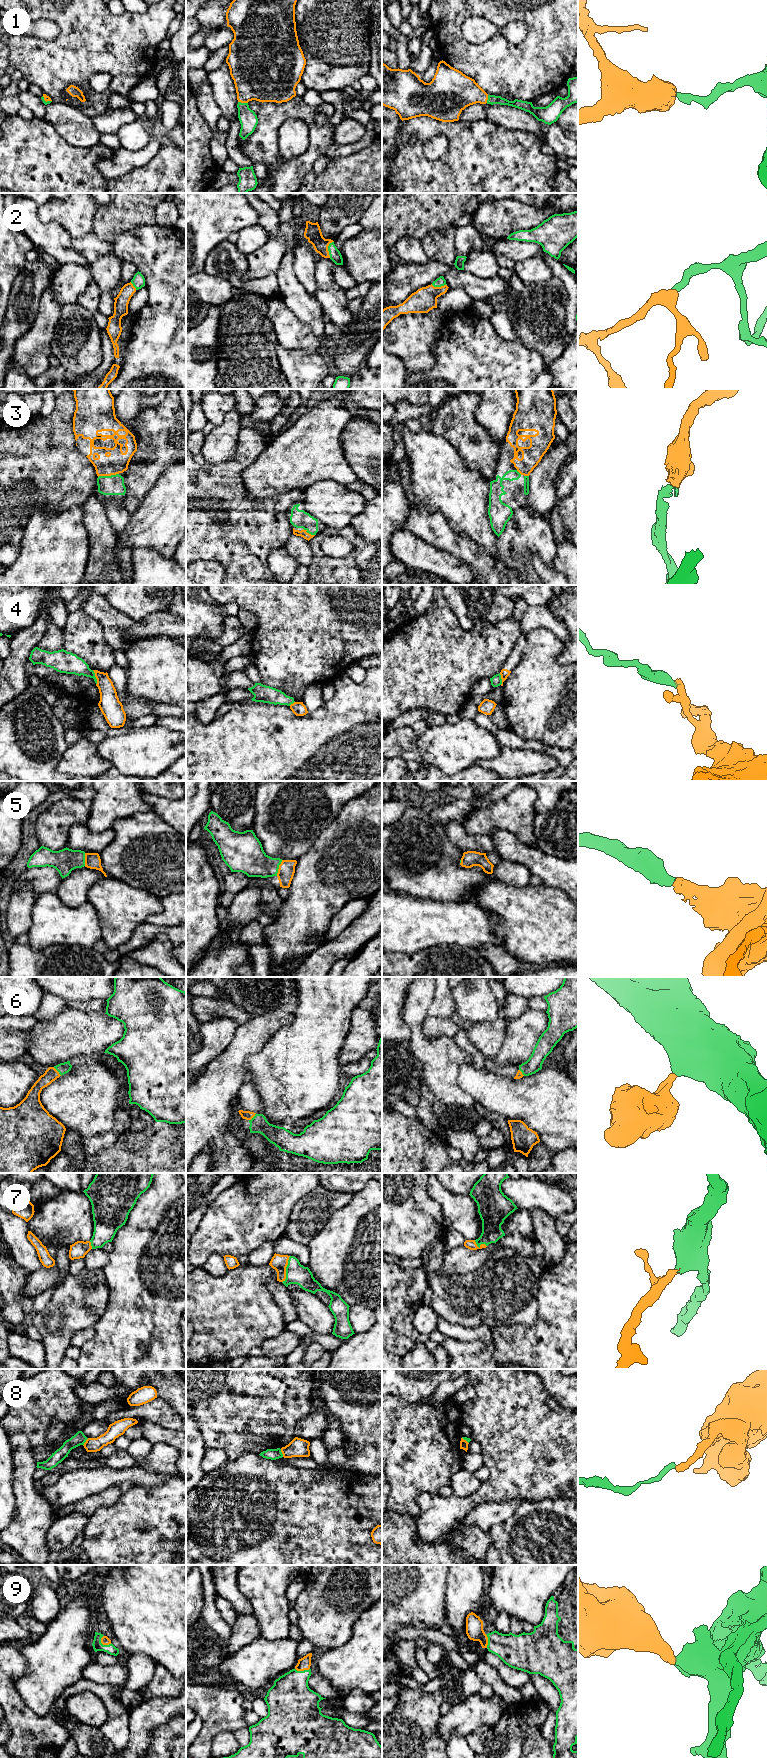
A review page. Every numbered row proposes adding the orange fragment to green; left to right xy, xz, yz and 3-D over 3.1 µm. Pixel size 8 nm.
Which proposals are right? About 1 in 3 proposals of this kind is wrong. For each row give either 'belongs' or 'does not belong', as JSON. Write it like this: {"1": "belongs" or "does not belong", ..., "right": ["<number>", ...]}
{"1": "belongs", "2": "belongs", "3": "belongs", "4": "does not belong", "5": "belongs", "6": "belongs", "7": "belongs", "8": "does not belong", "9": "belongs", "right": ["1", "2", "3", "5", "6", "7", "9"]}

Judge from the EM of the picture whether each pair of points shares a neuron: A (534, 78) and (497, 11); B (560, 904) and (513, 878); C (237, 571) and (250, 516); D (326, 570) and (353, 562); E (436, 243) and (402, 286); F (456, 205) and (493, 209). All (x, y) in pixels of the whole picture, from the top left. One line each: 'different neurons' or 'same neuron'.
A: same neuron
B: different neurons
C: same neuron
D: same neuron
E: different neurons
F: different neurons

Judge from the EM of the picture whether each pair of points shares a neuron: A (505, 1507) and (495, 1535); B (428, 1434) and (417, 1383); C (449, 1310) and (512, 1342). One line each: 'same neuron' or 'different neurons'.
A: different neurons
B: different neurons
C: different neurons

